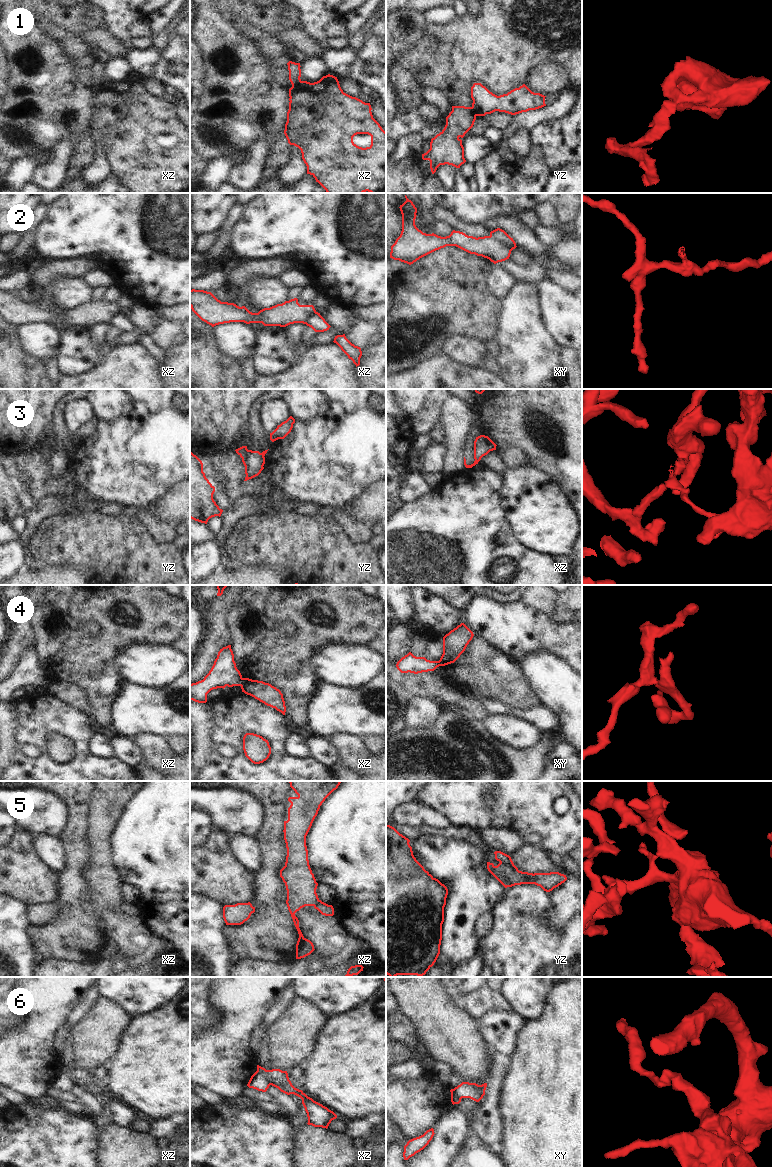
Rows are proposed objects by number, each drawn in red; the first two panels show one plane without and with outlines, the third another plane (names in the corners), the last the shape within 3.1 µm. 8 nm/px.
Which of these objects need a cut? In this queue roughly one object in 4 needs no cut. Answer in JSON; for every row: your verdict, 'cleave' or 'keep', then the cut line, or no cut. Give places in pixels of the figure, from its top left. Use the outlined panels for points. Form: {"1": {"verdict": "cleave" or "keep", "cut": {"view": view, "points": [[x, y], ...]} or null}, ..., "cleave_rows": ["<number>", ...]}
{"1": {"verdict": "cleave", "cut": {"view": "xz", "points": [[300, 80], [291, 88]]}}, "2": {"verdict": "cleave", "cut": {"view": "xy", "points": [[490, 235], [503, 241], [511, 250]]}}, "3": {"verdict": "cleave", "cut": {"view": "yz", "points": [[261, 453], [263, 456]]}}, "4": {"verdict": "cleave", "cut": {"view": "xz", "points": [[244, 678], [240, 685]]}}, "5": {"verdict": "cleave", "cut": {"view": "yz", "points": [[500, 861], [517, 870]]}}, "6": {"verdict": "cleave", "cut": {"view": "xz", "points": [[257, 1070], [270, 1084]]}}, "cleave_rows": ["1", "2", "3", "4", "5", "6"]}

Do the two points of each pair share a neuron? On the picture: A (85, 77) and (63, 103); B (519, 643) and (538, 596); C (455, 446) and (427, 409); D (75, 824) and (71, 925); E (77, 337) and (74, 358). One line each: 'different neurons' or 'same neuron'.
A: different neurons
B: different neurons
C: different neurons
D: same neuron
E: same neuron

